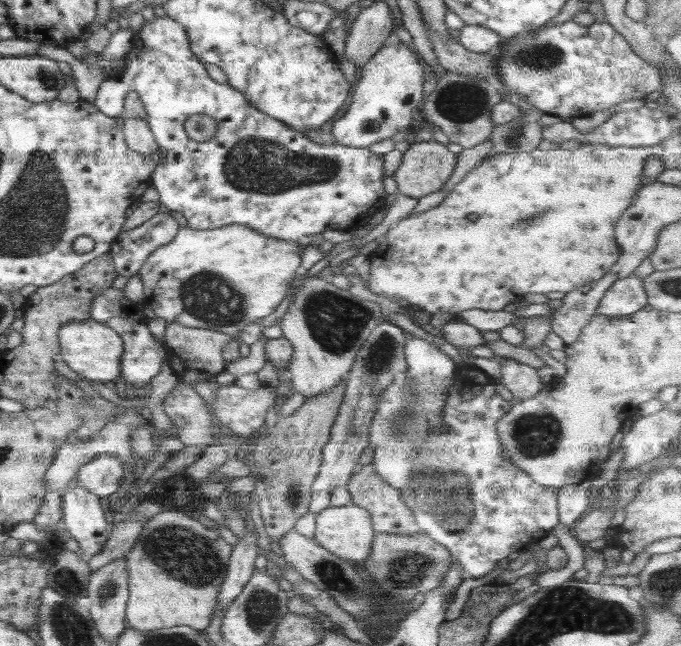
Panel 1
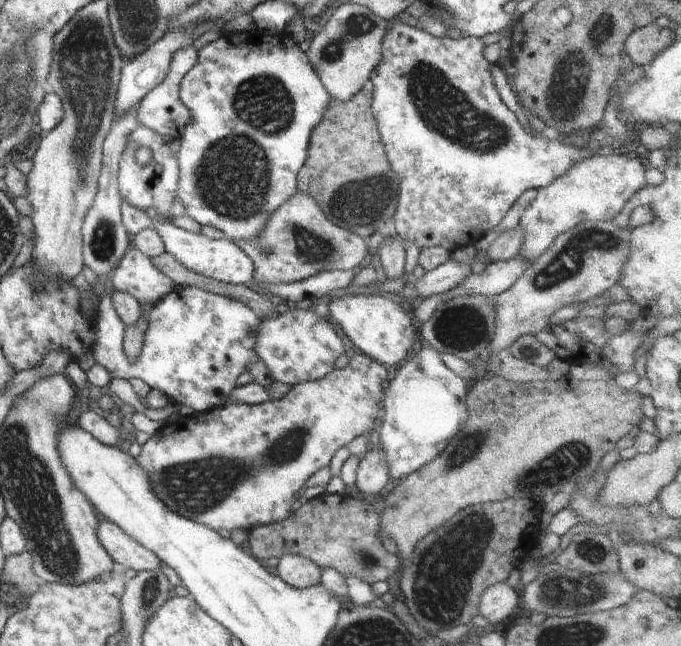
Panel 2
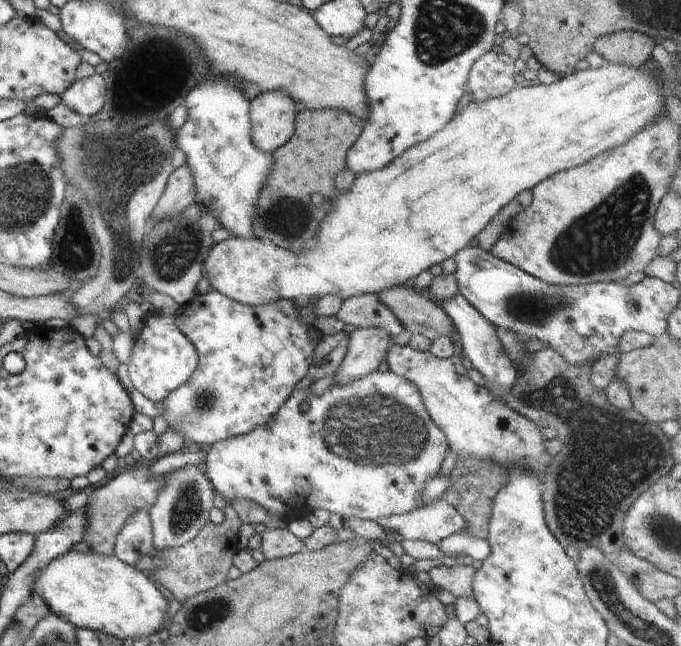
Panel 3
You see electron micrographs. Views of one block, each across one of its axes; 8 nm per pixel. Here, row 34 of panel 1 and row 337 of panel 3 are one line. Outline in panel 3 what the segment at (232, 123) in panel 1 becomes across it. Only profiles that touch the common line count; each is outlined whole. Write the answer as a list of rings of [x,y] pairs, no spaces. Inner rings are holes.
[[[148,313],[143,318],[144,326],[134,342],[134,352],[128,360],[129,380],[133,389],[151,402],[162,402],[166,394],[177,390],[192,376],[198,365],[198,354],[190,340],[176,327],[176,316]]]

